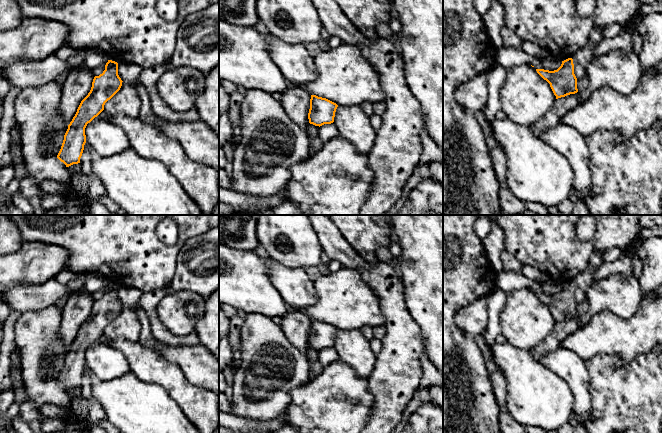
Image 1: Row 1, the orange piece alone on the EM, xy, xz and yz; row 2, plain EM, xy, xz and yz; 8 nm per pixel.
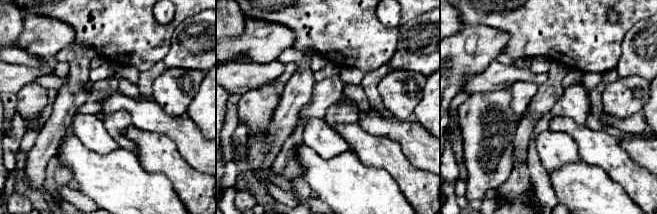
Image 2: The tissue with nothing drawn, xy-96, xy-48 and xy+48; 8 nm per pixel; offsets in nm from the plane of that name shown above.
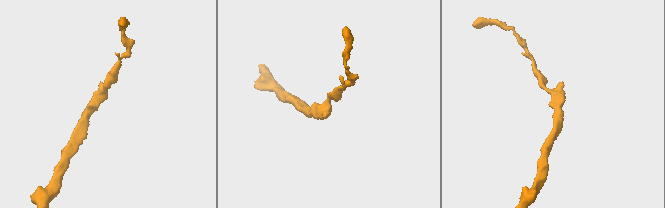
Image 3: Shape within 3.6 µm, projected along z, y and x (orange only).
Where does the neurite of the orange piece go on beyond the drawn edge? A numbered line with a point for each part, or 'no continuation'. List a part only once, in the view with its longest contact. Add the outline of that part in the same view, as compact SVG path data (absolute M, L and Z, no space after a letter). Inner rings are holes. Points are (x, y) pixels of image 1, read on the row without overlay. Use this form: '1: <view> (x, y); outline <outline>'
1: yz (583, 281); outline M604 251L596 252L590 259L587 268L577 275L572 281L574 288L574 298L577 303L585 300L586 290L596 283L594 280L594 274L603 265L604 253Z

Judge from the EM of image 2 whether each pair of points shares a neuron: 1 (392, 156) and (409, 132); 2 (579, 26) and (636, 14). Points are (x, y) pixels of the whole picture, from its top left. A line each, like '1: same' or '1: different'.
1: different
2: same

